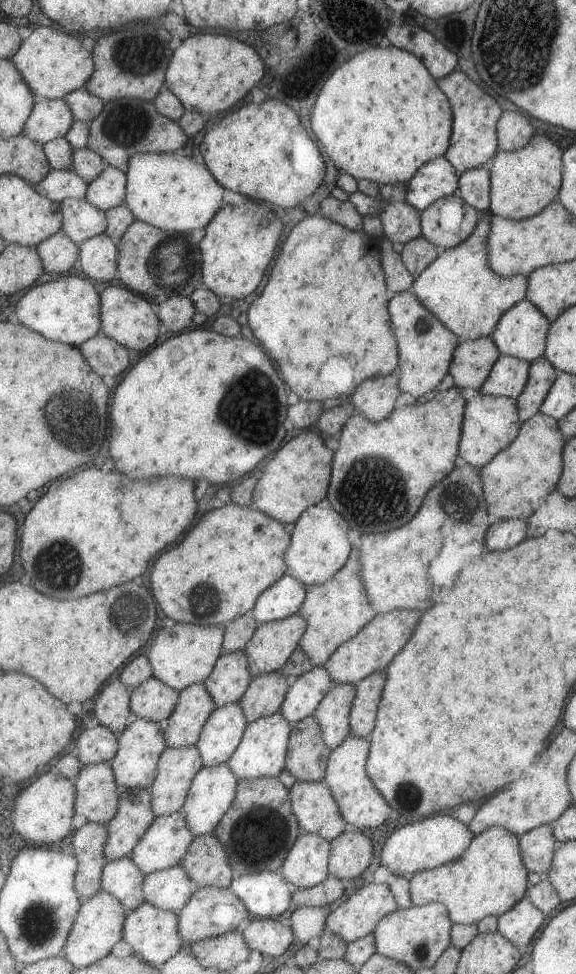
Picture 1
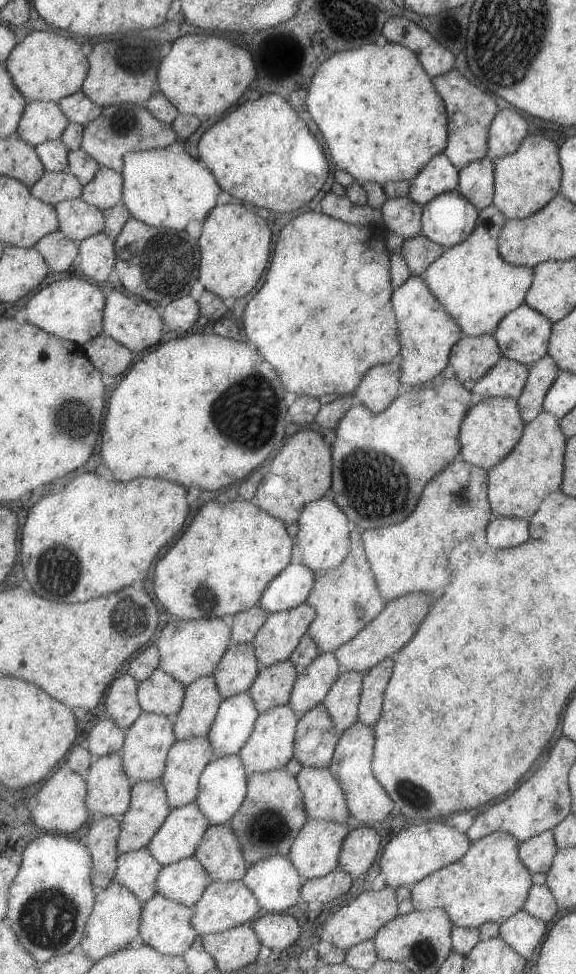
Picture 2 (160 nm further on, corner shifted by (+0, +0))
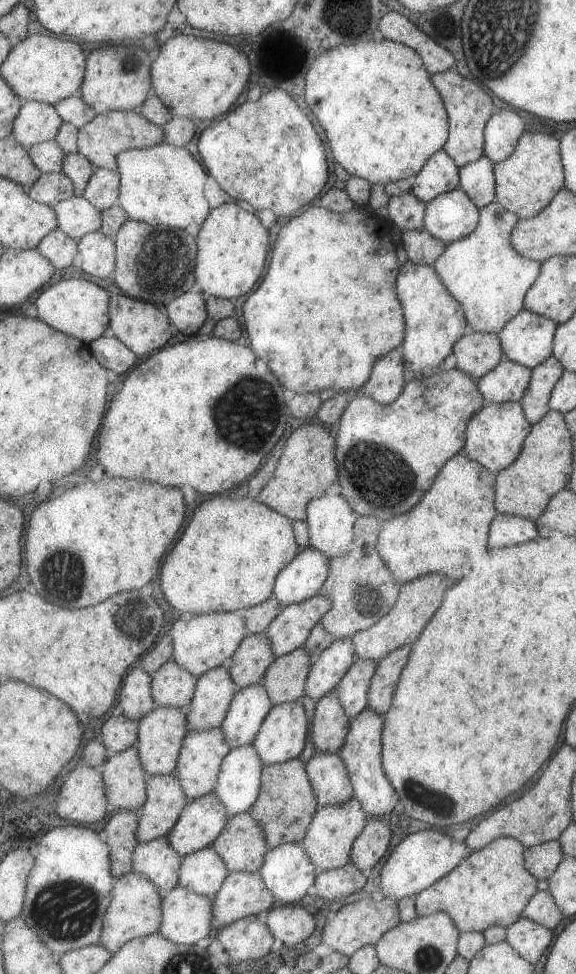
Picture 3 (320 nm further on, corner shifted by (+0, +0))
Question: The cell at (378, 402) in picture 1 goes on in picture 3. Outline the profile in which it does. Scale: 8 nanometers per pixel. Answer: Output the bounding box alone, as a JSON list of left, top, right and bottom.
[363,348,406,404]

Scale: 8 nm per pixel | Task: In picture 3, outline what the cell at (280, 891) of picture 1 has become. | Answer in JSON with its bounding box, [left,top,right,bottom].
[259,842,319,905]

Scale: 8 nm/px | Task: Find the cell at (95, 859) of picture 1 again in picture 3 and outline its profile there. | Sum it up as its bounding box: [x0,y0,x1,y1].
[102,809,139,879]

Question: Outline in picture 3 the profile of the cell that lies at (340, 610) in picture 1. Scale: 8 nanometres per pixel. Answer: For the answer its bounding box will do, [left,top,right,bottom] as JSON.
[320,516,403,640]

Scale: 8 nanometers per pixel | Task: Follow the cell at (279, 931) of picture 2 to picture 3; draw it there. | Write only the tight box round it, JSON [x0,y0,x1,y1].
[264,904,317,946]

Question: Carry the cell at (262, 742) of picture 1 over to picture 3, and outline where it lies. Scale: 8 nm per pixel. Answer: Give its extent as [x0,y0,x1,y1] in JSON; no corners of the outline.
[254,701,311,764]

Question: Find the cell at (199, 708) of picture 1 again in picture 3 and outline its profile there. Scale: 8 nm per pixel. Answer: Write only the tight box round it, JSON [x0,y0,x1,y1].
[187,665,239,730]

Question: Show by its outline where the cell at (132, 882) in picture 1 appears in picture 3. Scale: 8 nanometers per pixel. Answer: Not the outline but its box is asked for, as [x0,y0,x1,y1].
[133,835,183,897]

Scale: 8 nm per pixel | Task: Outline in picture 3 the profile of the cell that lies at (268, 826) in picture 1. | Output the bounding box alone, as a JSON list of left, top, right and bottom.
[249,757,320,849]

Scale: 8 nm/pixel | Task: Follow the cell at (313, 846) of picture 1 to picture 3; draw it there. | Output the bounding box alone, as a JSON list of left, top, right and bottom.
[302,797,371,872]

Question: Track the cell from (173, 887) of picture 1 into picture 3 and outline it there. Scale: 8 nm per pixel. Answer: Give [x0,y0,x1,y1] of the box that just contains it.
[178,845,231,899]

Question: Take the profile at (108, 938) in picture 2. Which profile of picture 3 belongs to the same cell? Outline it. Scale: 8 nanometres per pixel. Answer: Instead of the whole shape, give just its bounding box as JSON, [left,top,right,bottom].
[101,872,163,954]

